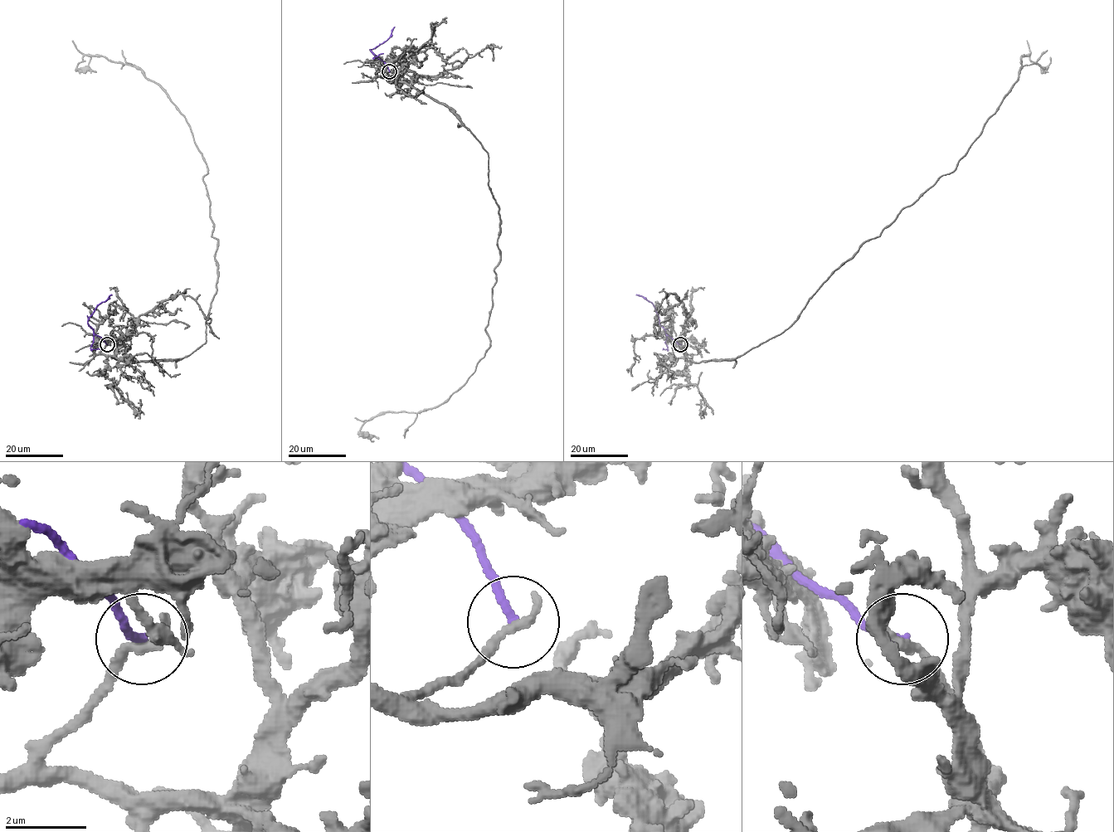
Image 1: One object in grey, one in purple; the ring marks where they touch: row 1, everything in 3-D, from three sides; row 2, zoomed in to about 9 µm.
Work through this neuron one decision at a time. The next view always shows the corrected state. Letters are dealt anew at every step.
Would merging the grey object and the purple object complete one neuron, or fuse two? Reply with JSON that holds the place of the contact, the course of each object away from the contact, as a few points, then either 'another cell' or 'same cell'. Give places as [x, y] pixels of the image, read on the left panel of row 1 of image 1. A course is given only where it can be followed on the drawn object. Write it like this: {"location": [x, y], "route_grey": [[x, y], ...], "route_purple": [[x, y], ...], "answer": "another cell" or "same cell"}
{"location": [107, 344], "route_grey": [[107, 344], [130, 362], [201, 346], [218, 240], [185, 117], [133, 66], [85, 55], [77, 69], [91, 57]], "route_purple": [[107, 344], [94, 333], [87, 319], [97, 306], [112, 294]], "answer": "another cell"}

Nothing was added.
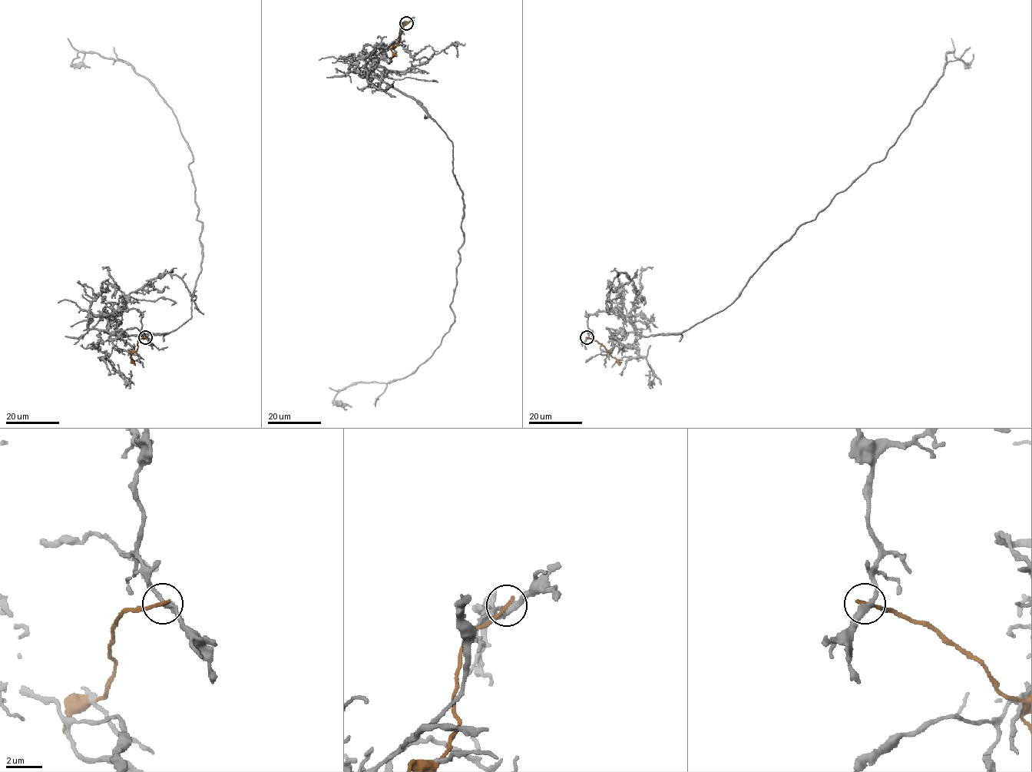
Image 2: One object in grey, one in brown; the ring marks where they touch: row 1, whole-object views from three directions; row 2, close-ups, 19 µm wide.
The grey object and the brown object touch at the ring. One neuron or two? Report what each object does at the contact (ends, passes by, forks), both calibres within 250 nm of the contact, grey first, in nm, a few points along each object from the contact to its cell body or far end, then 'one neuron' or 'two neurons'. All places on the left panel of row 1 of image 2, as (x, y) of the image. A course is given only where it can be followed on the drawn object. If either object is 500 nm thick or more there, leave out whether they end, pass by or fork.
grey passes by; brown ends; calibres 240 and 220 nm; course grey (145, 338), (134, 309), (88, 327), (191, 317), (193, 157), (147, 79), (72, 64), (85, 54); course brown (144, 338), (137, 341), (137, 349), (130, 355), (130, 358), (135, 365); two neurons

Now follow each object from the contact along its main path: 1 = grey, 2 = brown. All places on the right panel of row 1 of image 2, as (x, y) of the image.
1: (587, 338), (606, 309), (645, 336), (727, 308), (884, 157), (946, 54), (972, 54)
2: (587, 338), (597, 341), (620, 365)

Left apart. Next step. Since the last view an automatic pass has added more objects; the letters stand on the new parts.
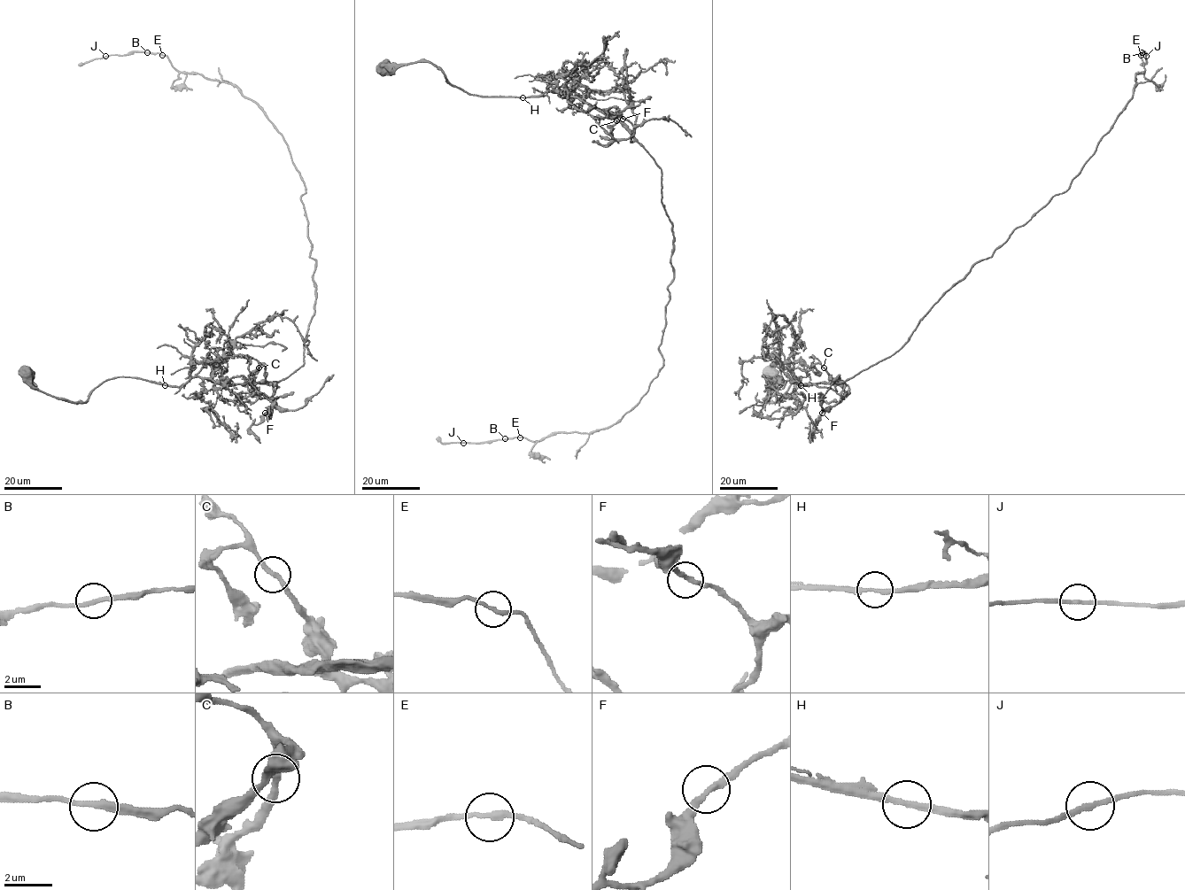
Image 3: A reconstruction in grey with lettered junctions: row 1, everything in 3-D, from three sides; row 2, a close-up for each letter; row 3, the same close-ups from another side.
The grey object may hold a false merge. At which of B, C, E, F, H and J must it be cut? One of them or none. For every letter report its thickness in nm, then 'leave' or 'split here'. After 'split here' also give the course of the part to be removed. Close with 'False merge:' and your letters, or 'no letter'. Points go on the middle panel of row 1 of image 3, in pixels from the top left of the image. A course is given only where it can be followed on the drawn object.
B: 240 nm thick; leave
C: 260 nm thick; leave
E: 220 nm thick; leave
F: 240 nm thick; leave
H: 220 nm thick; leave
J: 200 nm thick; leave
False merge: no letter

